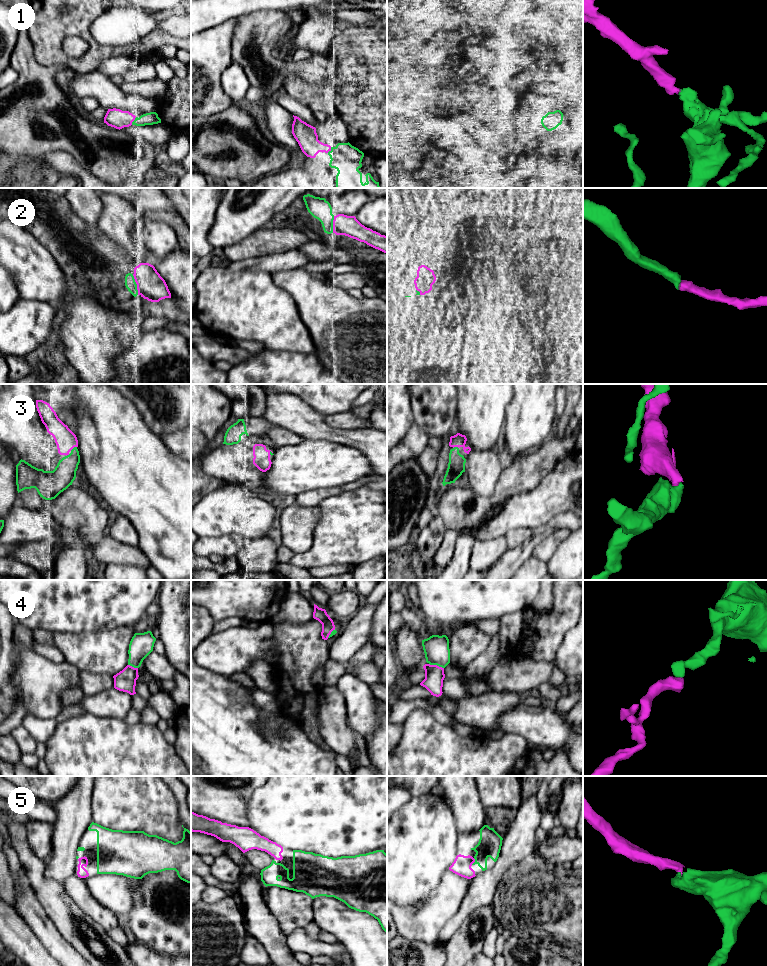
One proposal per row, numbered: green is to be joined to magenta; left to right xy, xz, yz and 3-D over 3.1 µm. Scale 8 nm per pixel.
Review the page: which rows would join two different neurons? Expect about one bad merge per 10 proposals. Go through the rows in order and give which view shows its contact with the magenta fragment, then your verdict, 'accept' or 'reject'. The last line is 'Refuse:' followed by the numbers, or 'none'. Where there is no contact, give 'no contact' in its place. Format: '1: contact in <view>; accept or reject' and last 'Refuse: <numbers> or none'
1: contact in xy; accept
2: contact in xy; accept
3: contact in xy; accept
4: contact in yz; accept
5: contact in yz; accept
Refuse: none

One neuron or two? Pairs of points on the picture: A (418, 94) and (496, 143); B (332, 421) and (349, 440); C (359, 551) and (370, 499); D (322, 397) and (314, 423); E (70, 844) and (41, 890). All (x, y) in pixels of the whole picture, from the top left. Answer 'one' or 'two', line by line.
A: two
B: two
C: one
D: two
E: two

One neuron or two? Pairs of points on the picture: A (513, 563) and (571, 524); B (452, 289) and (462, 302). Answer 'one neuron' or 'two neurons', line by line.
A: one neuron
B: two neurons

